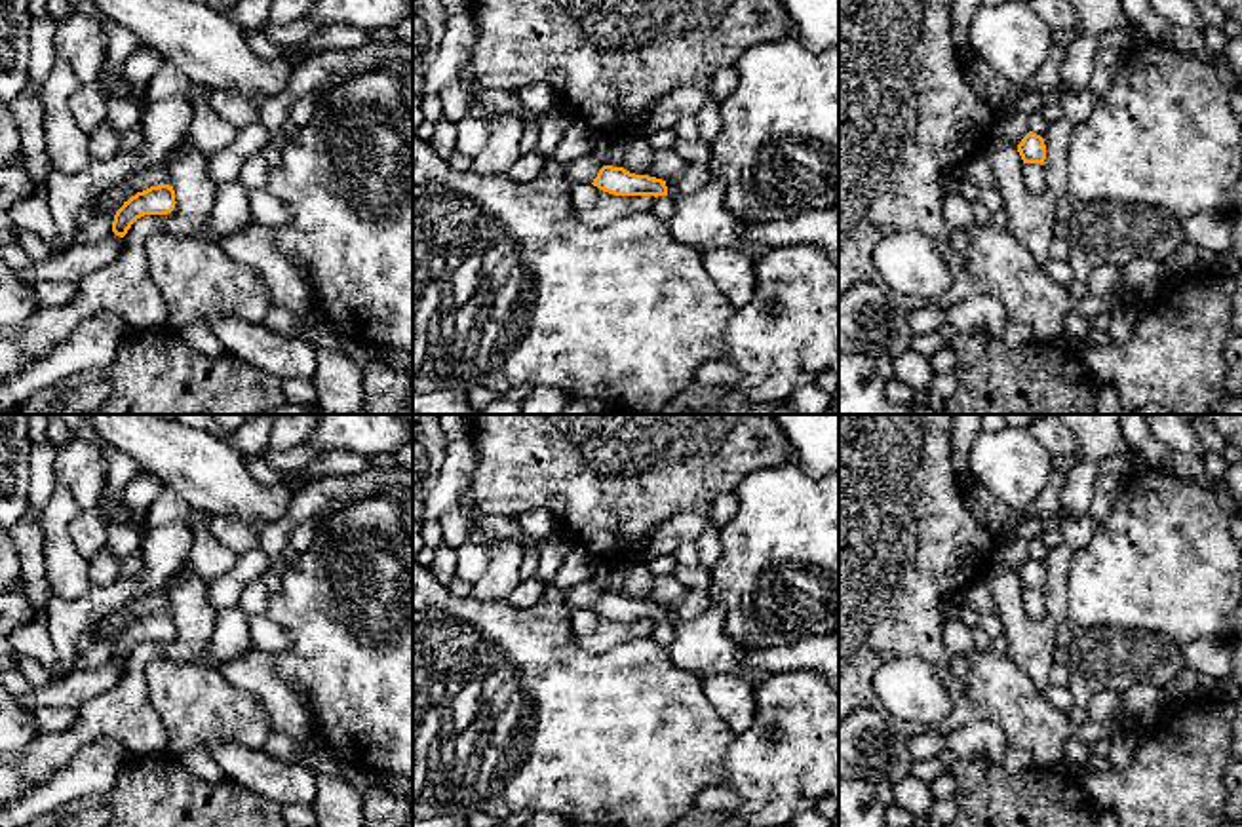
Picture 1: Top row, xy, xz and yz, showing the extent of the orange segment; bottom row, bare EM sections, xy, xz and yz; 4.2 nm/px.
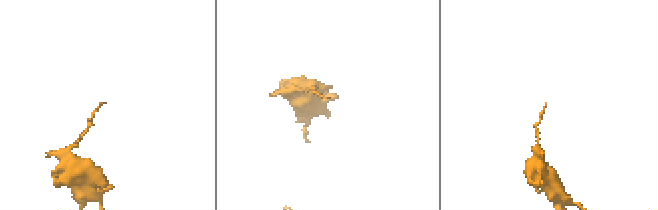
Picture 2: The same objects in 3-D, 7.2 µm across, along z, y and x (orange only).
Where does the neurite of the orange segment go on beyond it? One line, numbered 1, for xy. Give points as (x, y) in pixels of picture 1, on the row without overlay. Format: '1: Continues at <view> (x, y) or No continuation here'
1: No continuation here

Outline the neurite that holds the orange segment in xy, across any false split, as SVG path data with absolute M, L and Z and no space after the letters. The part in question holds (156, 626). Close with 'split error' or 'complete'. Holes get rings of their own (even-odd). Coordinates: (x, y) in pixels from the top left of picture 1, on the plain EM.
M158 610L137 618L116 637L112 658L124 664L137 644L145 641L167 641L175 635L175 629L175 616L169 610Z; complete

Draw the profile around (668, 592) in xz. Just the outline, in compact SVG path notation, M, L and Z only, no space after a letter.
M673 574L656 576L654 587L649 595L649 603L662 606L681 605L689 595L689 587L683 586Z

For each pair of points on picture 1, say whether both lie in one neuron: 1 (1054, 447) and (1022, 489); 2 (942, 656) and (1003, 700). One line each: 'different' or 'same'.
1: different
2: same

